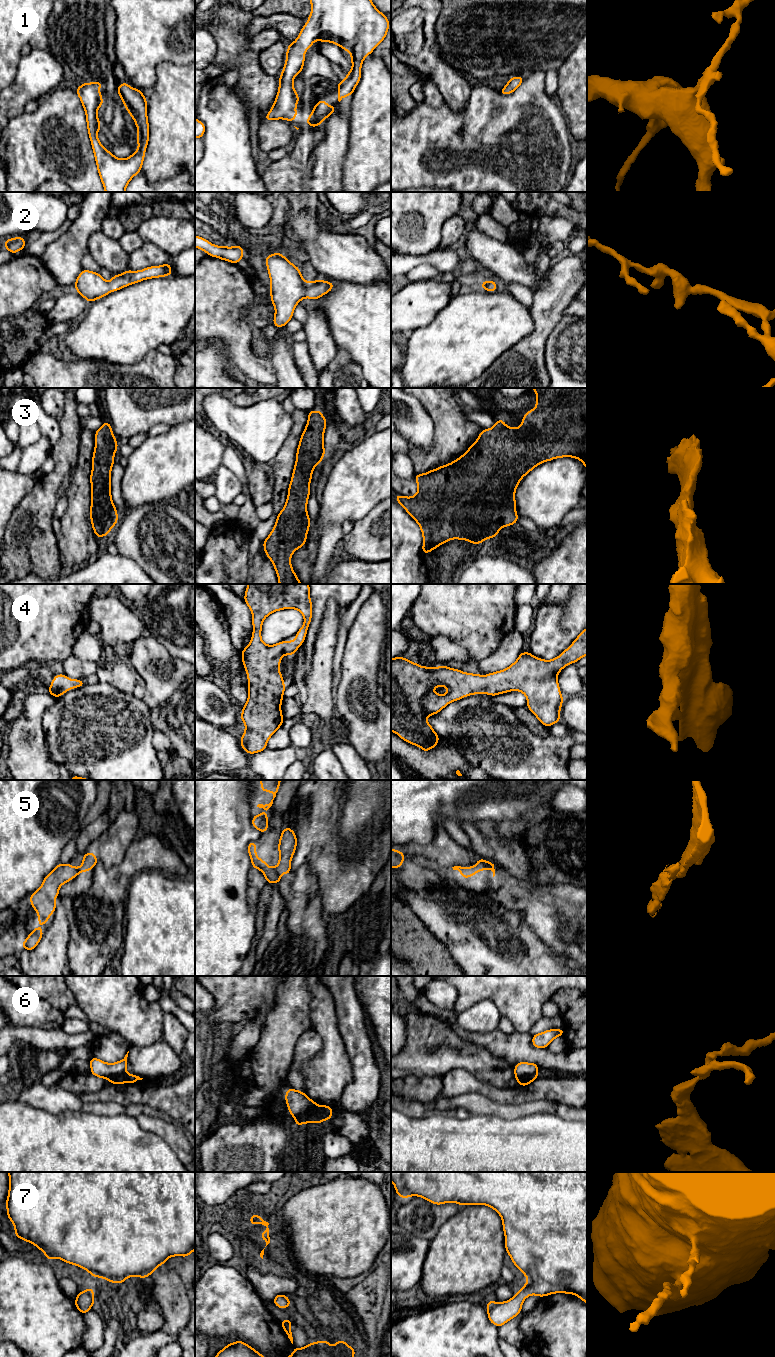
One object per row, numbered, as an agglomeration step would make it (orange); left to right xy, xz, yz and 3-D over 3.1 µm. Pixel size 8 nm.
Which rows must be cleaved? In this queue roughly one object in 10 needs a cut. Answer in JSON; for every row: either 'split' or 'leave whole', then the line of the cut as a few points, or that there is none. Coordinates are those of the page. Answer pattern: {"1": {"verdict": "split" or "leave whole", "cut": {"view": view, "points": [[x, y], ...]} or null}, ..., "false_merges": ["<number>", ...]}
{"1": {"verdict": "leave whole", "cut": null}, "2": {"verdict": "leave whole", "cut": null}, "3": {"verdict": "leave whole", "cut": null}, "4": {"verdict": "leave whole", "cut": null}, "5": {"verdict": "split", "cut": {"view": "yz", "points": [[478, 860], [480, 863], [479, 870]]}}, "6": {"verdict": "split", "cut": {"view": "xz", "points": [[318, 1106], [318, 1110], [311, 1112], [305, 1122]]}}, "7": {"verdict": "leave whole", "cut": null}, "false_merges": ["5", "6"]}

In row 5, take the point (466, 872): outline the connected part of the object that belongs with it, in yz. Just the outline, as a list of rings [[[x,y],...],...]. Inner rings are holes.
[[[478,860],[476,862],[476,865],[475,866],[472,866],[472,867],[454,866],[452,868],[453,868],[453,870],[459,870],[462,878],[466,879],[466,878],[472,877],[477,872],[479,872],[479,870],[480,870],[480,867],[479,867],[480,864],[481,863]]]

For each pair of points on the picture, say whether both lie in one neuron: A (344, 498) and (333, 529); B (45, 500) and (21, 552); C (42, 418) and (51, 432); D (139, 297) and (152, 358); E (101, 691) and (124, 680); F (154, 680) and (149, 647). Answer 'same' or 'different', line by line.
A: different
B: same
C: same
D: different
E: different
F: same

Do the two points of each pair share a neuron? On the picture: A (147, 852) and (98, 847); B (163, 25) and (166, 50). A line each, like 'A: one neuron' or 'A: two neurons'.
A: two neurons
B: one neuron

